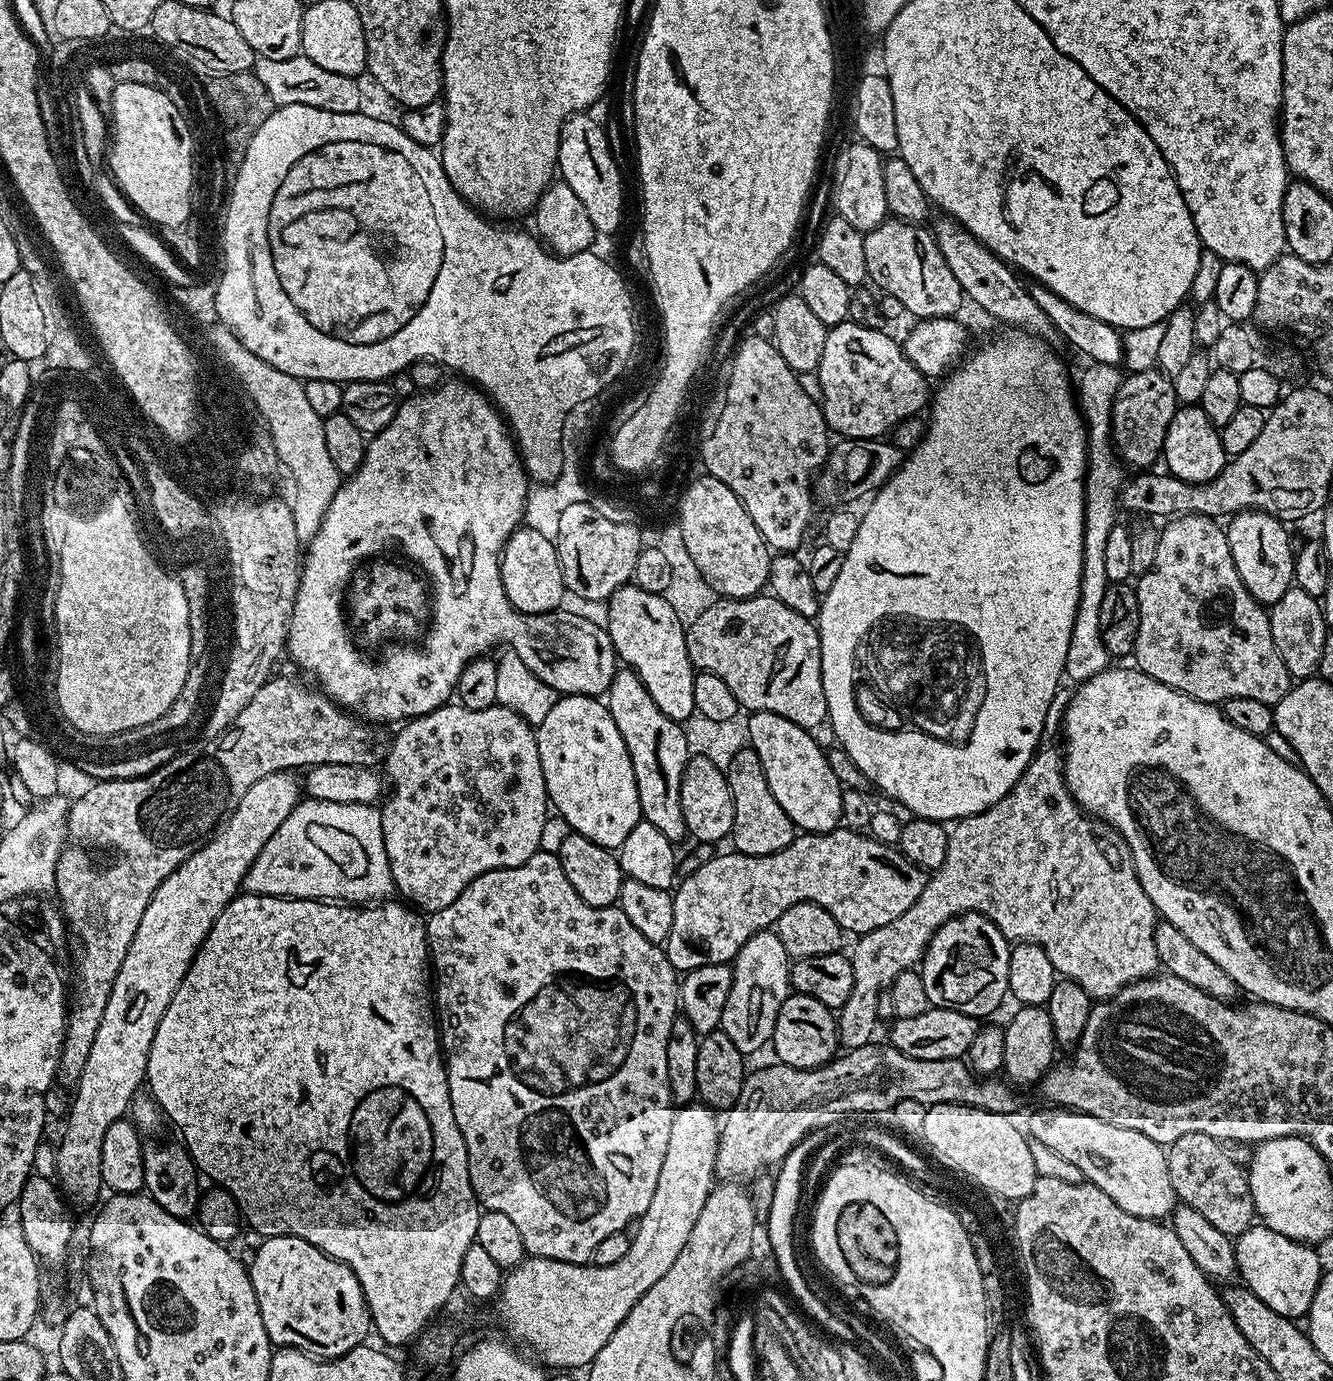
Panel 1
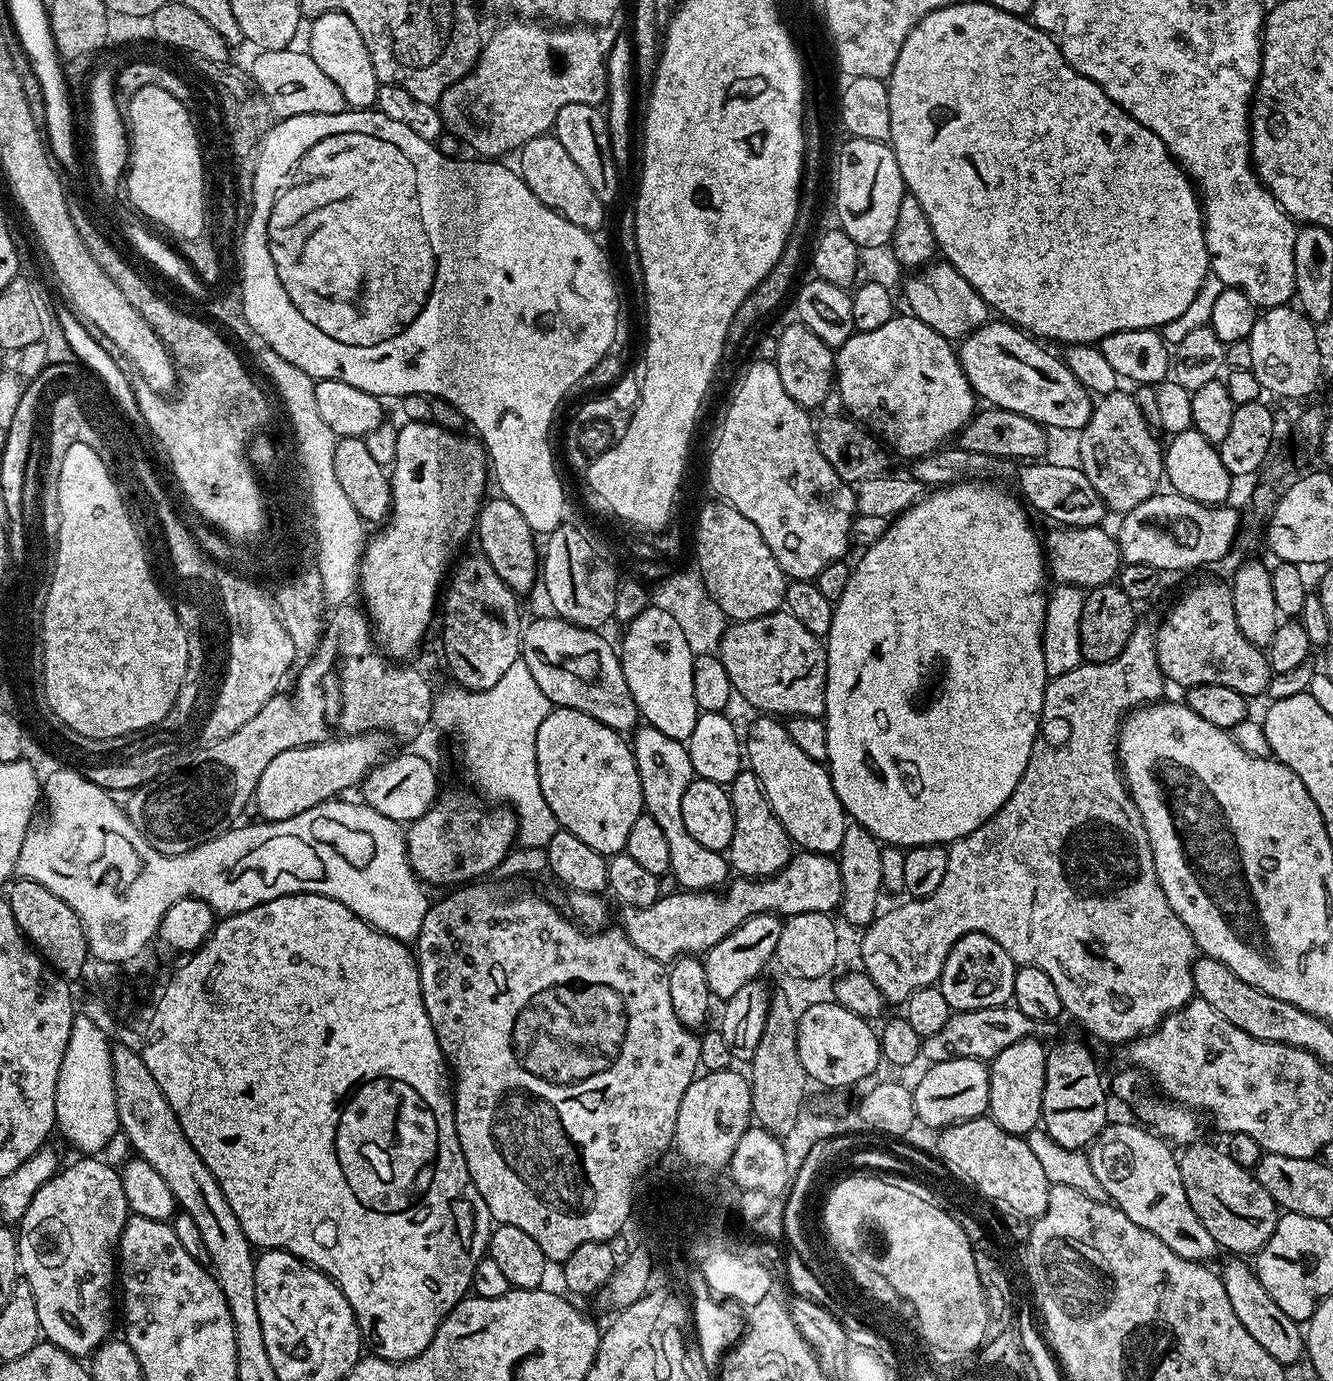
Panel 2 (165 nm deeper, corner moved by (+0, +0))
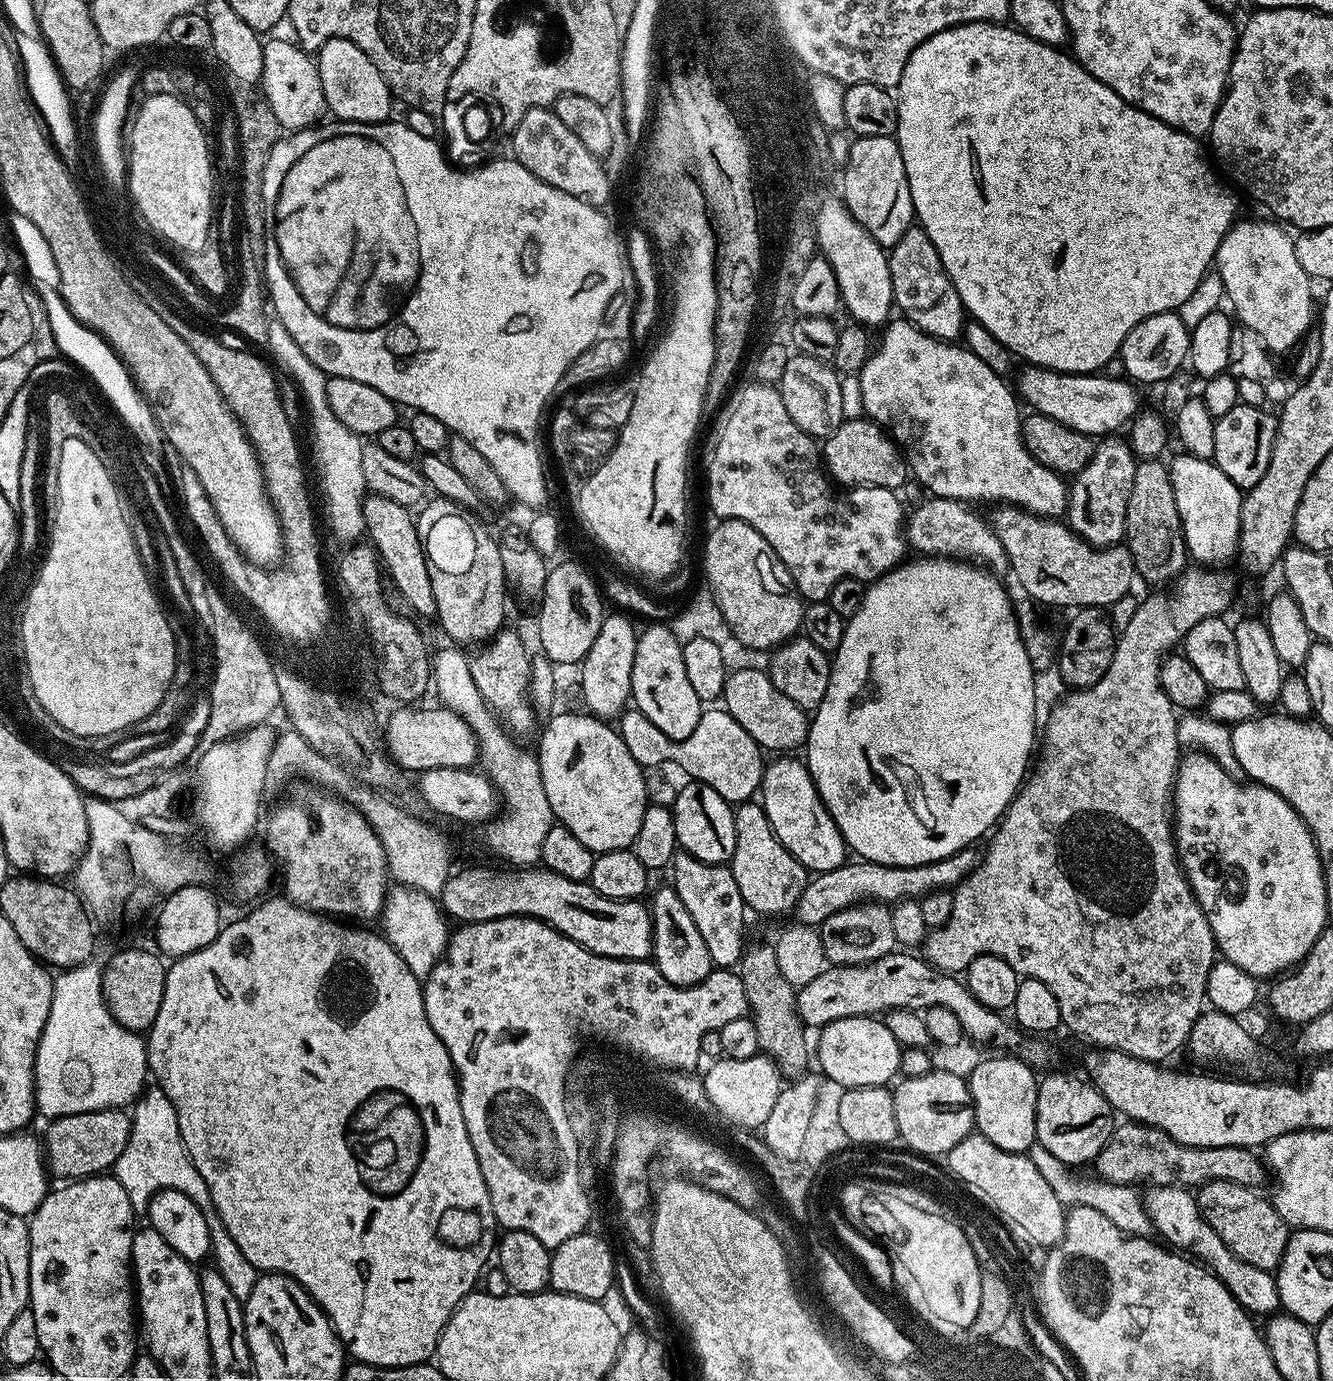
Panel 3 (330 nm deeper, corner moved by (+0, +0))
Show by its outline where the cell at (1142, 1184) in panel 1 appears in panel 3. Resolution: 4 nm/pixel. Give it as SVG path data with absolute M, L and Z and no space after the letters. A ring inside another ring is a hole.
M1152 1186L1143 1193L1143 1198L1144 1209L1147 1210L1155 1231L1161 1232L1165 1236L1163 1239L1173 1249L1187 1250L1201 1265L1215 1272L1216 1277L1230 1290L1230 1294L1234 1294L1236 1301L1248 1313L1256 1318L1267 1318L1280 1308L1280 1295L1275 1275L1258 1266L1250 1266L1250 1262L1242 1262L1238 1254L1231 1252L1226 1242L1222 1242L1222 1238L1214 1234L1214 1230L1200 1215L1197 1197L1189 1189Z

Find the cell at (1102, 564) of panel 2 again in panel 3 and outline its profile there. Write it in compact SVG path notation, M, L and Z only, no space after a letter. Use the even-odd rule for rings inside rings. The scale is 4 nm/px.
M1009 504L995 508L998 509L988 516L989 524L1006 550L1011 575L1014 574L1025 597L1033 603L1043 607L1066 607L1067 610L1109 608L1131 593L1136 575L1127 545L1095 549L1063 521L1036 516Z

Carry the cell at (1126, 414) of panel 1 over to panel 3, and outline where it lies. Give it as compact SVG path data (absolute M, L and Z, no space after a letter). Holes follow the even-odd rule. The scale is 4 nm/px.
M1114 436L1103 439L1094 449L1090 462L1077 472L1070 484L1066 523L1080 536L1081 540L1091 544L1095 549L1109 548L1119 545L1124 540L1126 530L1126 506L1130 502L1130 490L1134 490L1134 474L1138 466L1138 458L1130 444Z

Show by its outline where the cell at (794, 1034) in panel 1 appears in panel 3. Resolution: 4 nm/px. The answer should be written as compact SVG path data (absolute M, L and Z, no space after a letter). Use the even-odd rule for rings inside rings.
M855 1016L854 1018L838 1018L834 1022L830 1022L824 1028L819 1029L817 1040L814 1040L814 1060L820 1063L820 1068L833 1080L836 1084L841 1084L841 1089L847 1090L849 1088L869 1088L870 1086L884 1086L889 1082L887 1080L895 1081L900 1070L900 1054L902 1045L894 1038L894 1034L890 1034L890 1030L884 1024L883 1019L874 1016Z

